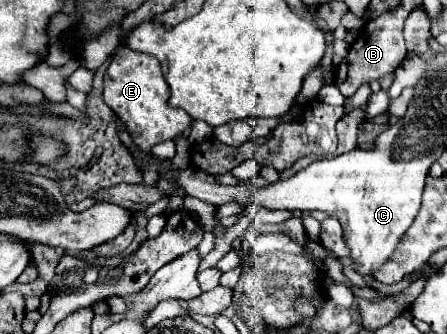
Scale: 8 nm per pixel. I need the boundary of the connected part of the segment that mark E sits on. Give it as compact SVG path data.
M125 44L117 46L105 72L103 100L115 114L119 114L119 118L127 124L133 142L145 152L149 152L149 148L157 142L173 140L191 124L191 118L183 108L173 108L169 104L169 84L165 84L159 60L145 52L133 52Z

